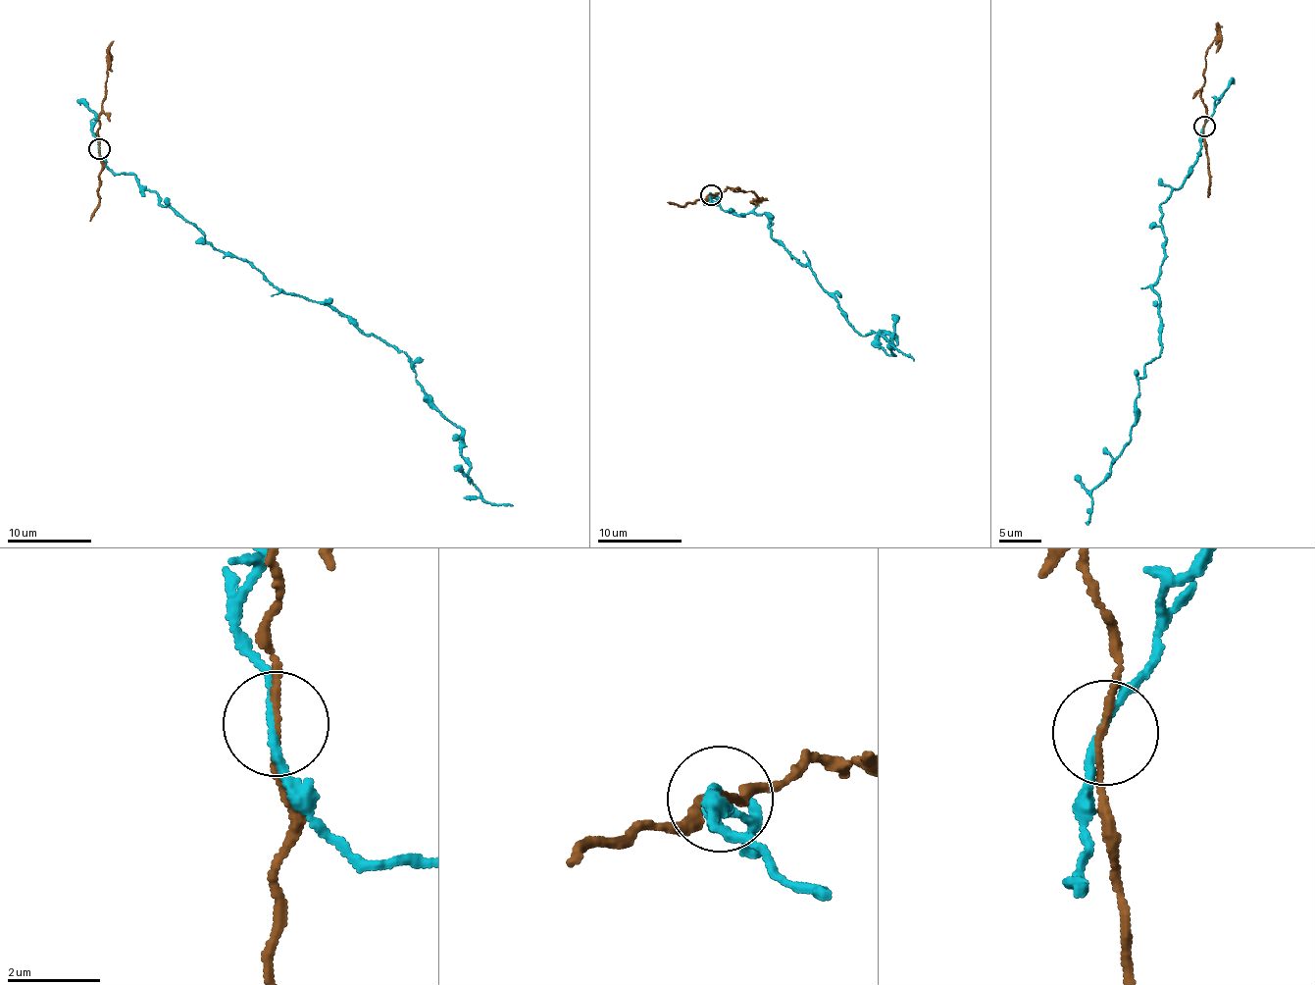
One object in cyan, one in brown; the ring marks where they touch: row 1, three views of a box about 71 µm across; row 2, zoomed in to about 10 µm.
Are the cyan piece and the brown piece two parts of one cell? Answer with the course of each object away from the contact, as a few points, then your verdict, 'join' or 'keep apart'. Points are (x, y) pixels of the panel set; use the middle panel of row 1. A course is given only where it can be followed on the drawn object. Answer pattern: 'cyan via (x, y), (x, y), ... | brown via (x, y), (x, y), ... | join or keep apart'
cyan via (711, 195), (728, 211), (767, 215), (774, 238), (849, 323), (914, 360) | brown via (710, 195), (731, 186), (737, 192), (753, 190), (758, 198), (768, 199) | keep apart

